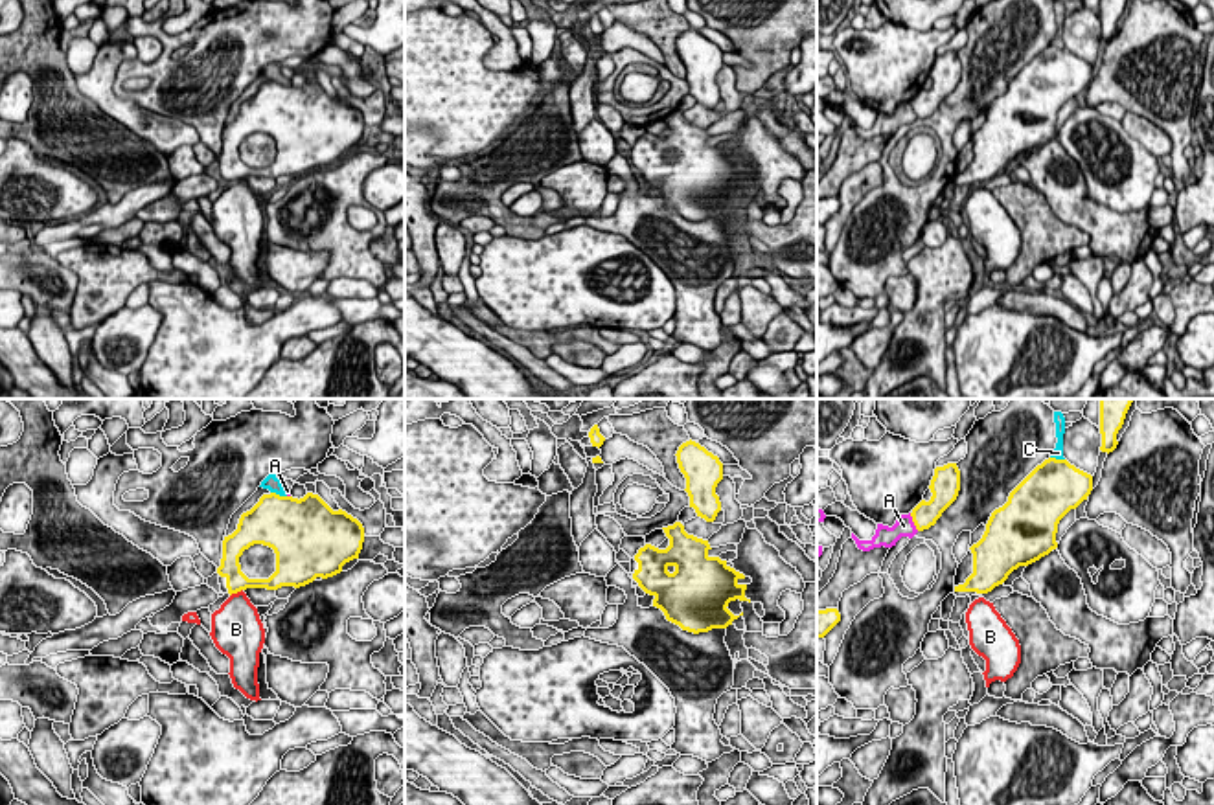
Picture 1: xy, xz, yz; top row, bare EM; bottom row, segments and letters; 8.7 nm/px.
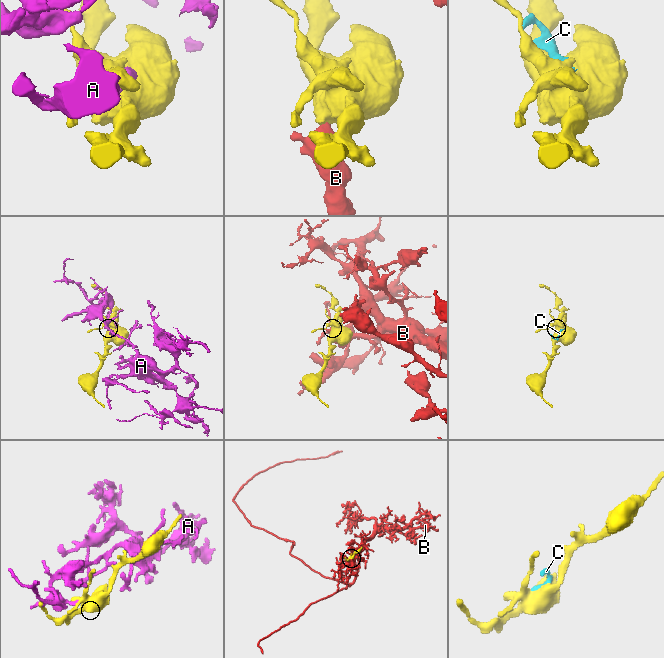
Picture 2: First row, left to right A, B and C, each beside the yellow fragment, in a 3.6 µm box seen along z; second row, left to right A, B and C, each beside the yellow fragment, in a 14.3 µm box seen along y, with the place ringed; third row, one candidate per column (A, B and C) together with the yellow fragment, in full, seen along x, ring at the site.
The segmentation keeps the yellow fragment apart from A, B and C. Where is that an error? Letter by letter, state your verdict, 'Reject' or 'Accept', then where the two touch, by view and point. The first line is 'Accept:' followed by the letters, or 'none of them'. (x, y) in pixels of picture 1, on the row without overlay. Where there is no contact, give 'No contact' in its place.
Accept: B
A: Reject. Touches yellow at yz (913, 109)
B: Accept. Touches yellow at xy (236, 181)
C: Reject. Touches yellow at xy (278, 83)

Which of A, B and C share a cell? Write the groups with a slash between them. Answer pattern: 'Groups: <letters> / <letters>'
Groups: A C / B

